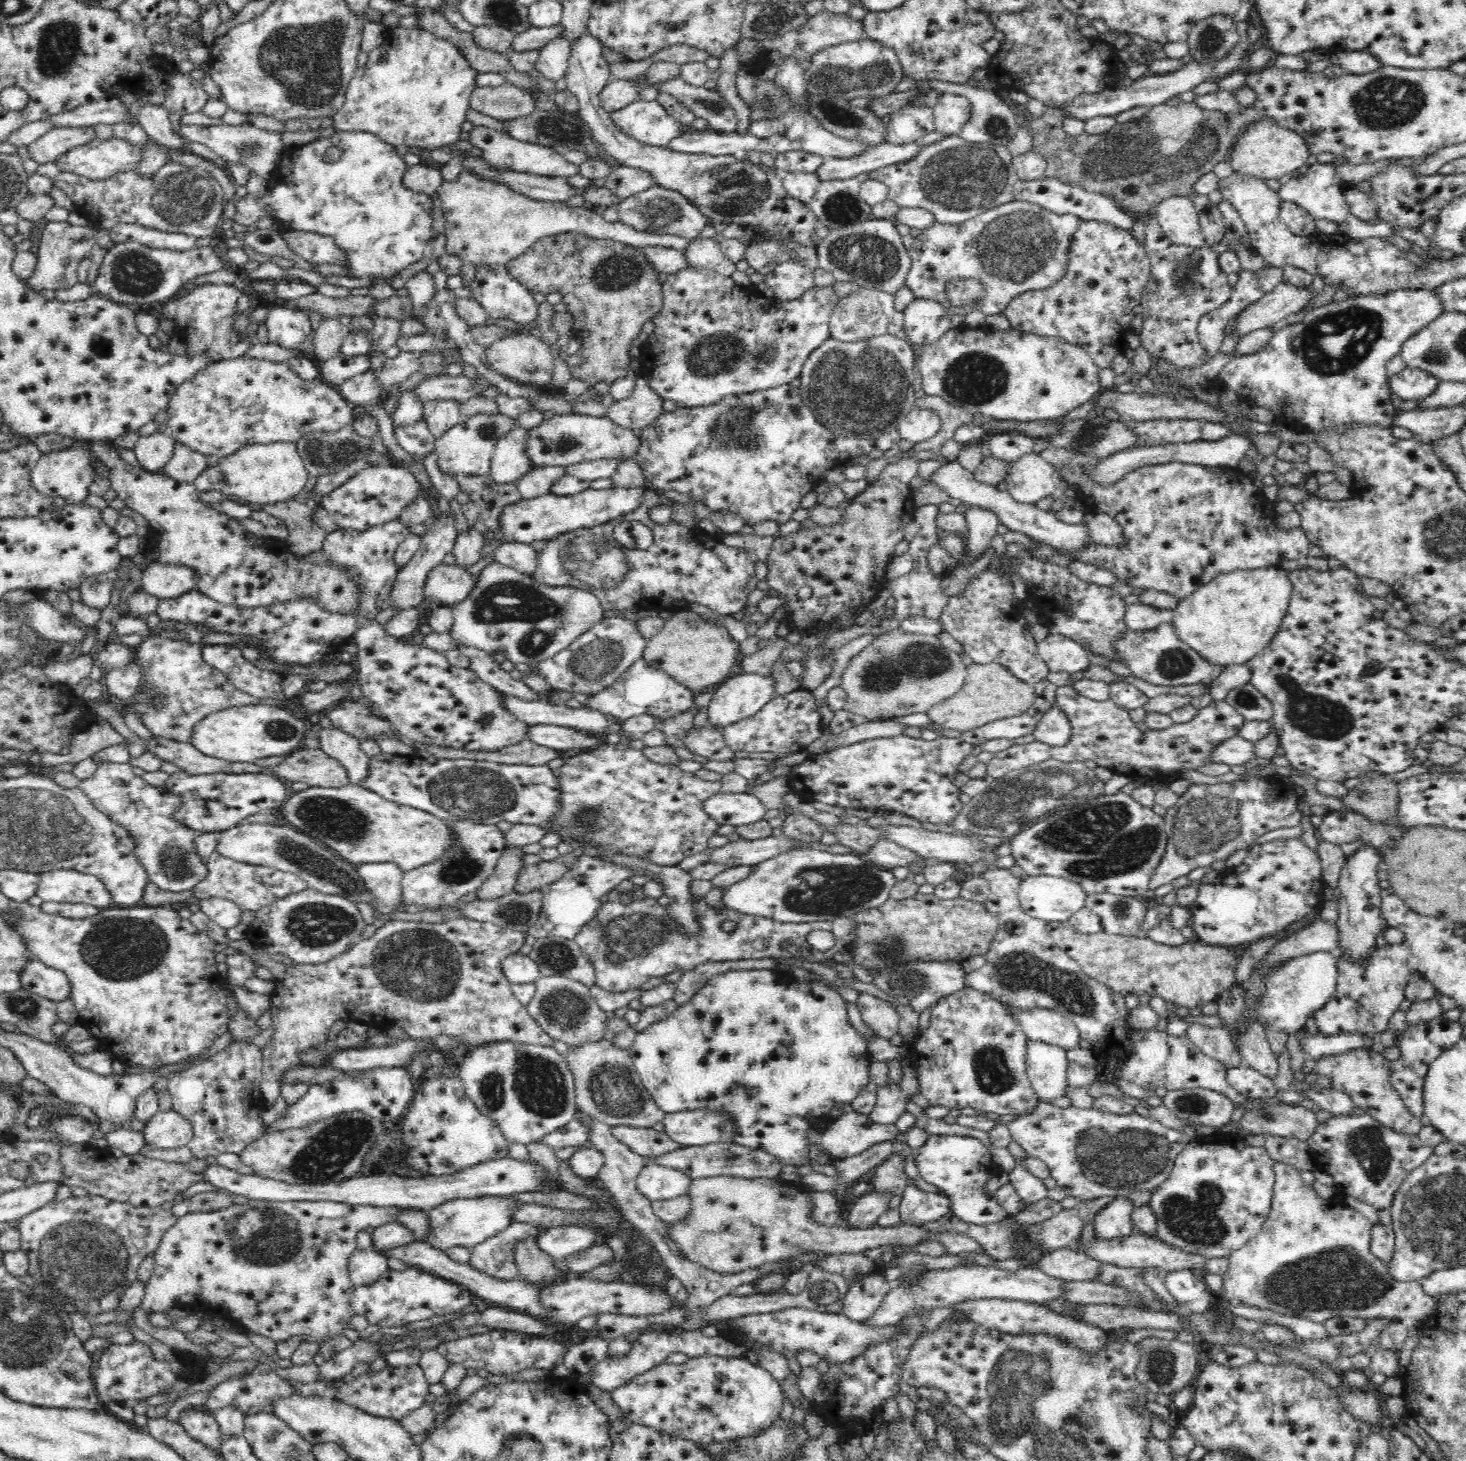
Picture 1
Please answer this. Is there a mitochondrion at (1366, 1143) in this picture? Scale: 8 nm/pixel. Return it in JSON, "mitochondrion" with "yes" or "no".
{"mitochondrion":"yes"}

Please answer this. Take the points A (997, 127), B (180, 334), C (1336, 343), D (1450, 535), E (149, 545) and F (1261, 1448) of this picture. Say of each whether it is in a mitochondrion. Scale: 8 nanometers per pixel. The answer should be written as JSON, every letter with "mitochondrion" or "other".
{"A":"mitochondrion","B":"other","C":"mitochondrion","D":"mitochondrion","E":"other","F":"mitochondrion"}

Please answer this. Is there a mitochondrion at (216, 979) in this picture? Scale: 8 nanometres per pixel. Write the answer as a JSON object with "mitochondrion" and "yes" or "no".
{"mitochondrion":"no"}

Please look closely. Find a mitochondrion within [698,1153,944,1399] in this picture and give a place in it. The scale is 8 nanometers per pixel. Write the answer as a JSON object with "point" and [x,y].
{"point":[822,1293]}

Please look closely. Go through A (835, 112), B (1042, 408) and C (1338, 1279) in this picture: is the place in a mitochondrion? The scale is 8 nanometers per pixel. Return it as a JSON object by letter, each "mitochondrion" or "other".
{"A":"mitochondrion","B":"other","C":"mitochondrion"}

